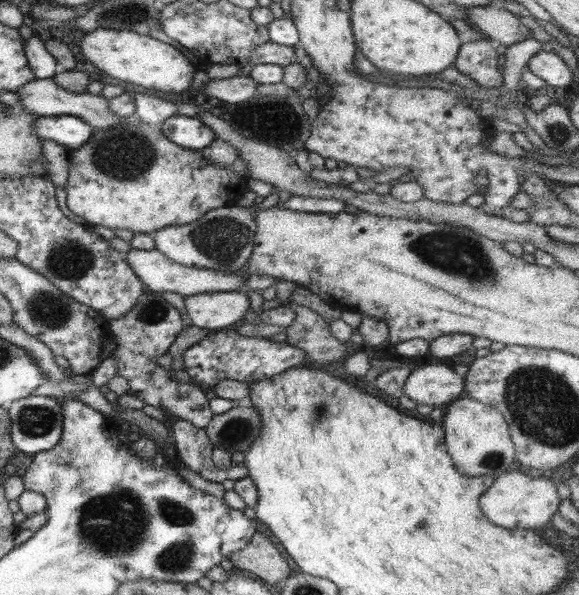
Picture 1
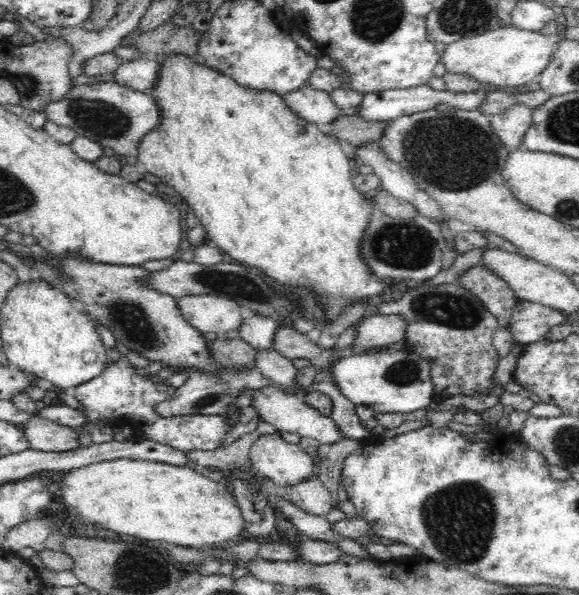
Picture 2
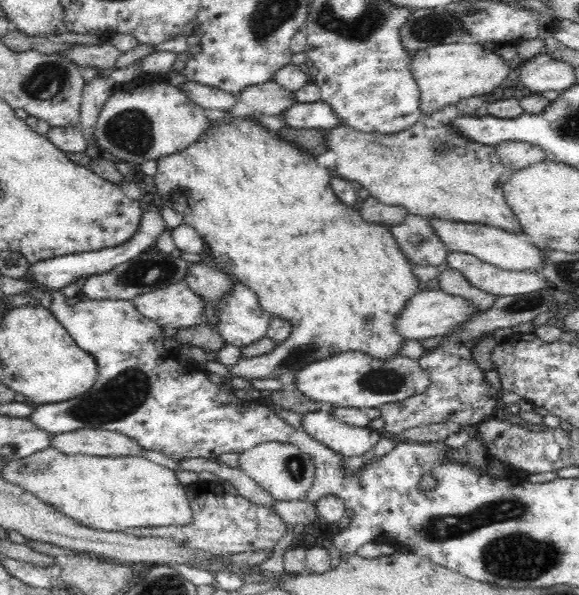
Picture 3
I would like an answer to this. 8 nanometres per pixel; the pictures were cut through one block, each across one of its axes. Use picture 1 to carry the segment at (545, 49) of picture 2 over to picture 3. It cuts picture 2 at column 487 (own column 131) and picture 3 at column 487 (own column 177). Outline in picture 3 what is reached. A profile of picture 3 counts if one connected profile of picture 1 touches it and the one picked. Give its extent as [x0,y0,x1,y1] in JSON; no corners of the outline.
[410,43,510,115]

